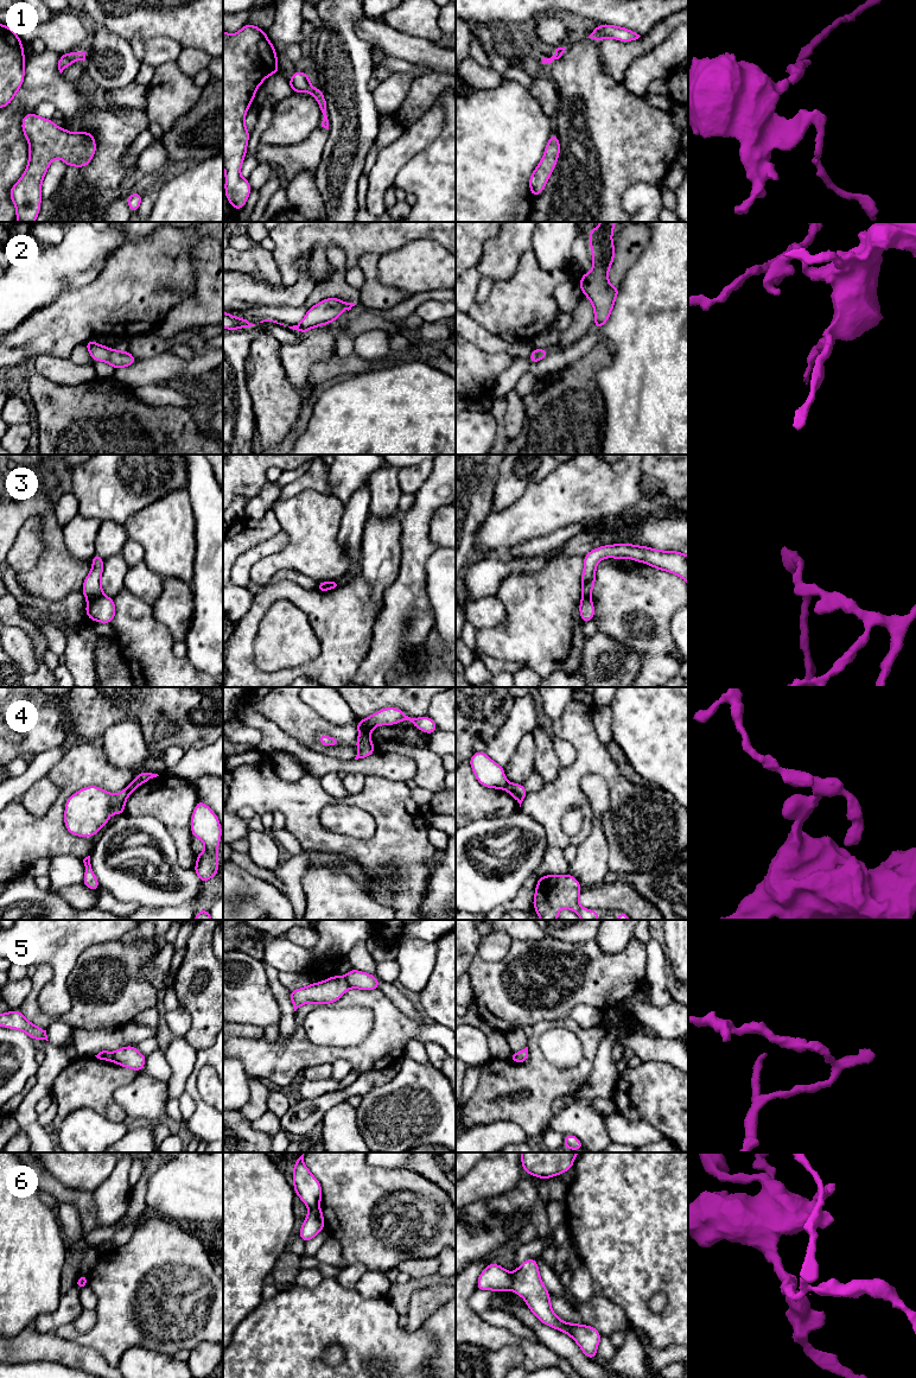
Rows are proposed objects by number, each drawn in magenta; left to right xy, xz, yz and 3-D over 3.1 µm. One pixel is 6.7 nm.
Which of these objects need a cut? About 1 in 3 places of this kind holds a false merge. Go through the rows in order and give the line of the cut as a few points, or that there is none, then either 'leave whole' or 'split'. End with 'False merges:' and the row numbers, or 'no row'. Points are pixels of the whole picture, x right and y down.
1: no cut | leave whole
2: no cut | leave whole
3: xy (102, 594), (88, 601) | split
4: xz (360, 735), (369, 738) | split
5: xz (344, 977), (350, 986) | split
6: yz (511, 1274), (511, 1286), (509, 1288) | split
False merges: 3, 4, 5, 6

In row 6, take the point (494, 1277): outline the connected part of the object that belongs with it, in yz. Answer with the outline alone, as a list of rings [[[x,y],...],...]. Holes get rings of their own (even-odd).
[[[490,1263],[479,1275],[477,1290],[505,1291],[511,1288],[511,1274],[498,1264]]]

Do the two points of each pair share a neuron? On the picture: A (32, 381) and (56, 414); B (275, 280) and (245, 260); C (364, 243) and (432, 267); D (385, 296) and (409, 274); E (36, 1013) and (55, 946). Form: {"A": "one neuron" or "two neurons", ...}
{"A": "one neuron", "B": "one neuron", "C": "two neurons", "D": "two neurons", "E": "two neurons"}

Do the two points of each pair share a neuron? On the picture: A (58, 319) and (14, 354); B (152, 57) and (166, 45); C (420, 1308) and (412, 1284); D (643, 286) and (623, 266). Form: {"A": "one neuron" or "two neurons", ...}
{"A": "one neuron", "B": "one neuron", "C": "two neurons", "D": "two neurons"}

